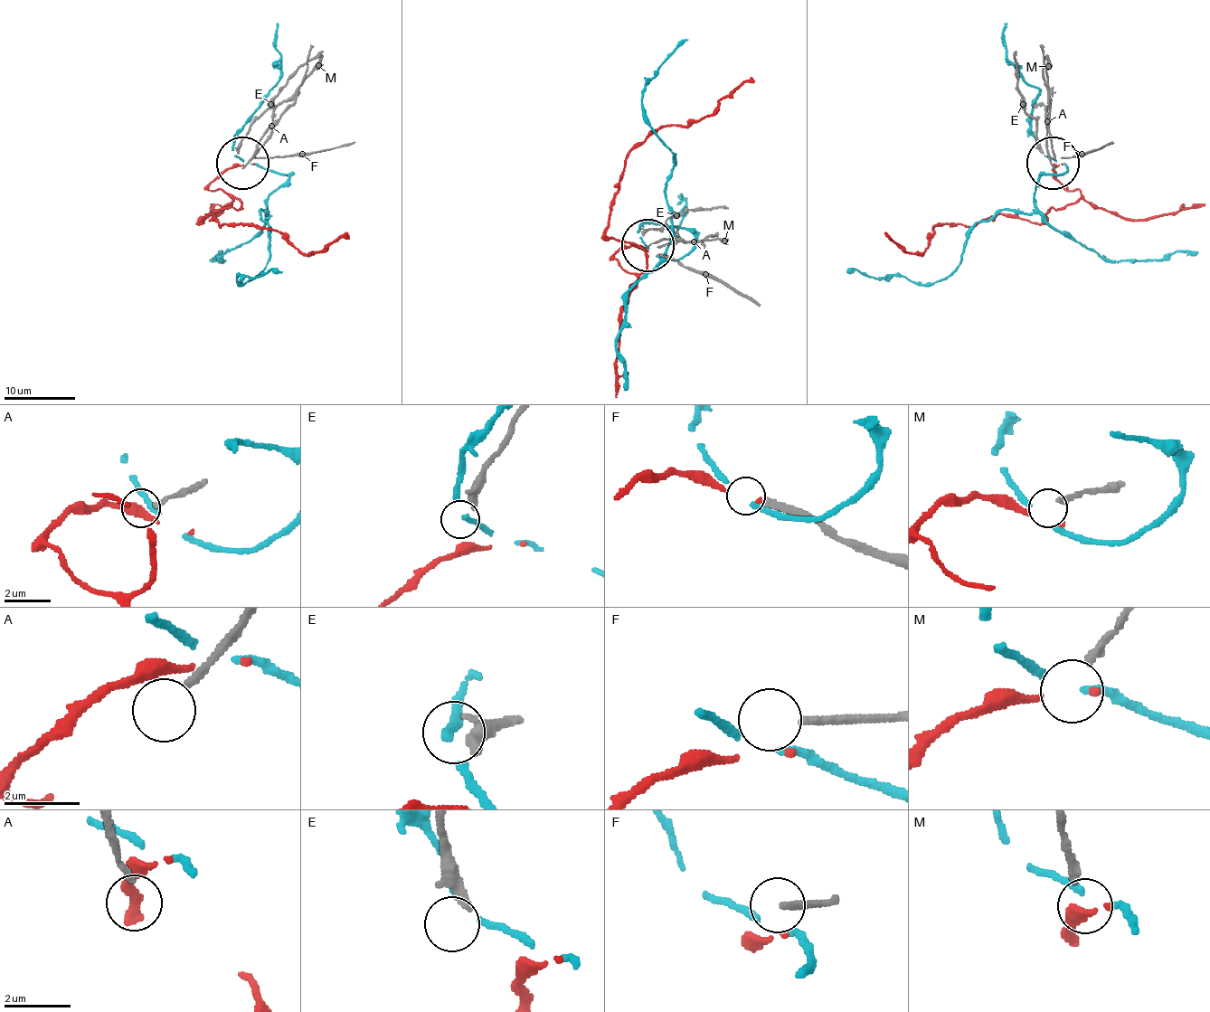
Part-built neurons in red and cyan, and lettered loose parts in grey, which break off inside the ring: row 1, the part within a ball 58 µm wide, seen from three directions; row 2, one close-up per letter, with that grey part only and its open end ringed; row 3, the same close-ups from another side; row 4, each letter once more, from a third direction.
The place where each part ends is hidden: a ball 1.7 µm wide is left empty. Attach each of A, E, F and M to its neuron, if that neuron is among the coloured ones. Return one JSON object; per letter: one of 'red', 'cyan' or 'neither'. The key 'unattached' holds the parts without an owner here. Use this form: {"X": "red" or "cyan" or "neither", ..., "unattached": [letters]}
{"A": "neither", "E": "neither", "F": "neither", "M": "neither", "unattached": ["A", "E", "F", "M"]}

